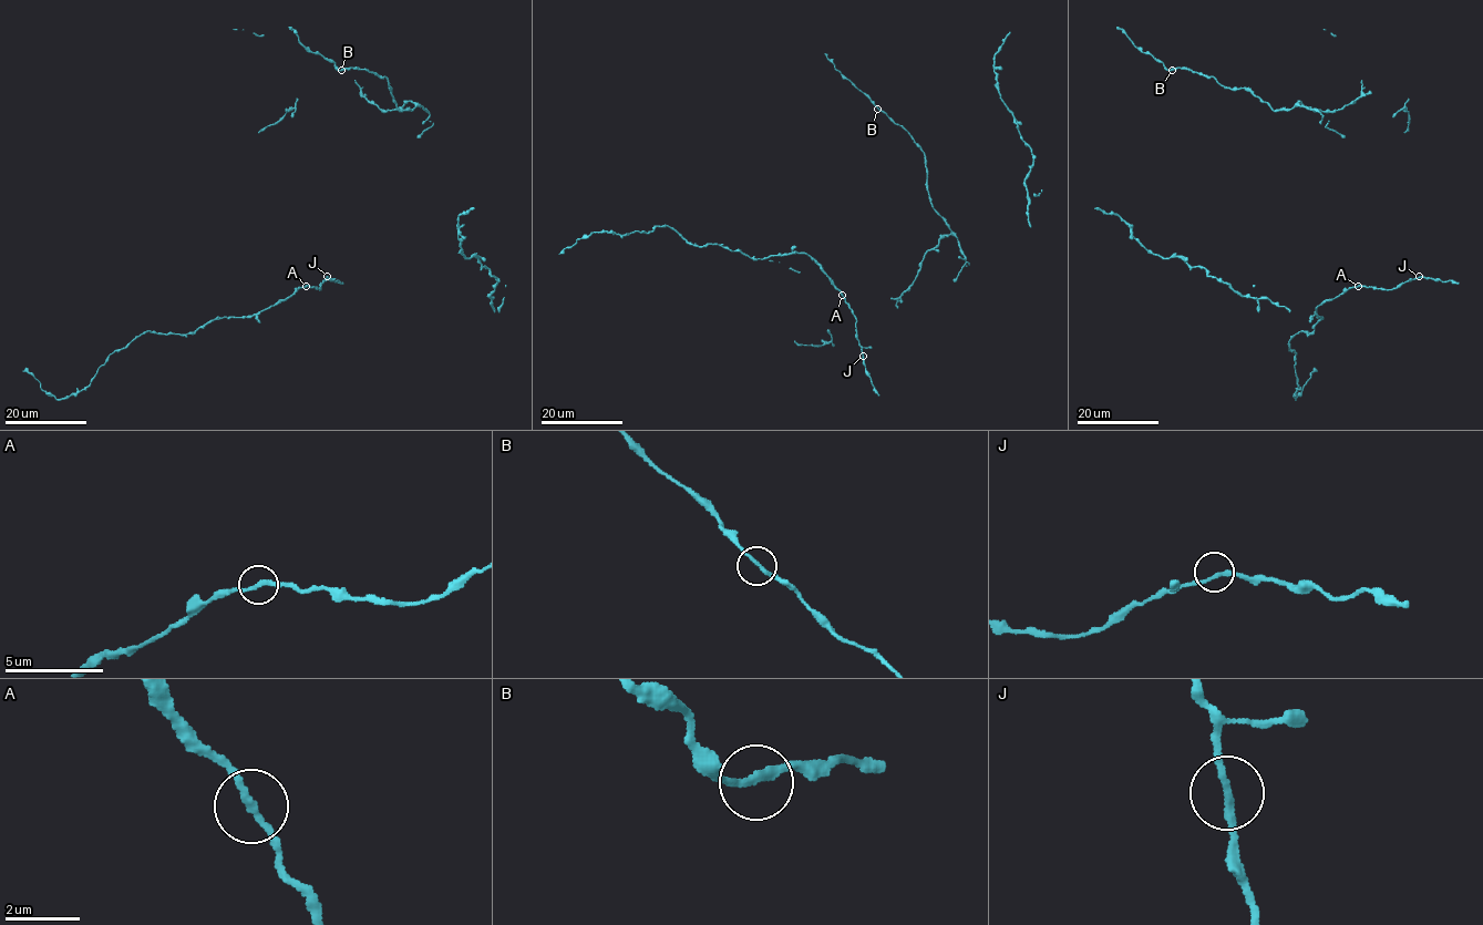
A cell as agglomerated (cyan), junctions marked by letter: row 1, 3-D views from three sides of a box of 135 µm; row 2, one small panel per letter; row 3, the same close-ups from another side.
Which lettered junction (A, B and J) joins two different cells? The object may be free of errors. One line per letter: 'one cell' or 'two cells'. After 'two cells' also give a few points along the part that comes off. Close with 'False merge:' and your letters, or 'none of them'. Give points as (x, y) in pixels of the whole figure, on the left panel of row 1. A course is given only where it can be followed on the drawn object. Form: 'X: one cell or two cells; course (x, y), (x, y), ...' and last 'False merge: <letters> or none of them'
A: one cell
B: one cell
J: one cell
False merge: none of them

